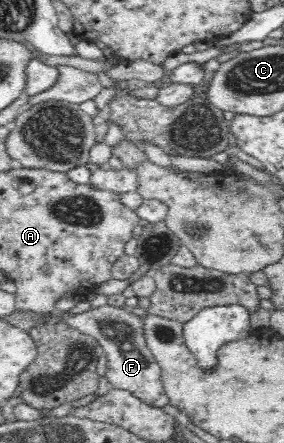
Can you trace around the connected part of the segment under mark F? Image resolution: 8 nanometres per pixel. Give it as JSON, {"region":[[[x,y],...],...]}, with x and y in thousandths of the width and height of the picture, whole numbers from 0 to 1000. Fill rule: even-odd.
{"region":[[[373,686],[275,709],[239,707],[225,722],[352,774],[377,808],[370,844],[401,880],[458,883],[514,912],[556,921],[574,921],[599,910],[577,880],[570,828],[511,777],[486,709]]]}

